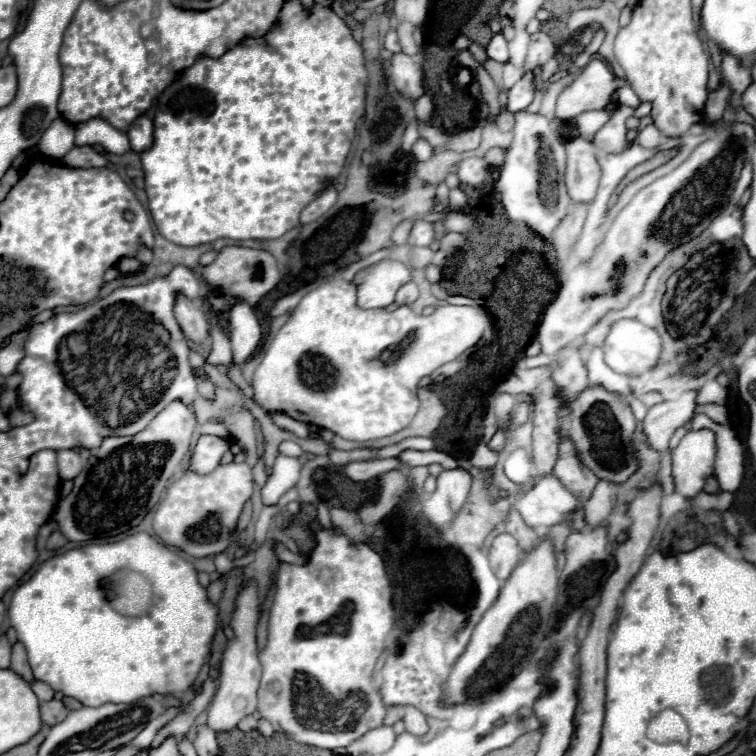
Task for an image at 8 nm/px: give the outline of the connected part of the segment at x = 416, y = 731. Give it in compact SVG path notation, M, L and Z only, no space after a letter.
M412 706L404 708L404 722L406 722L406 730L414 736L424 736L428 732L426 716L420 710L412 708Z

